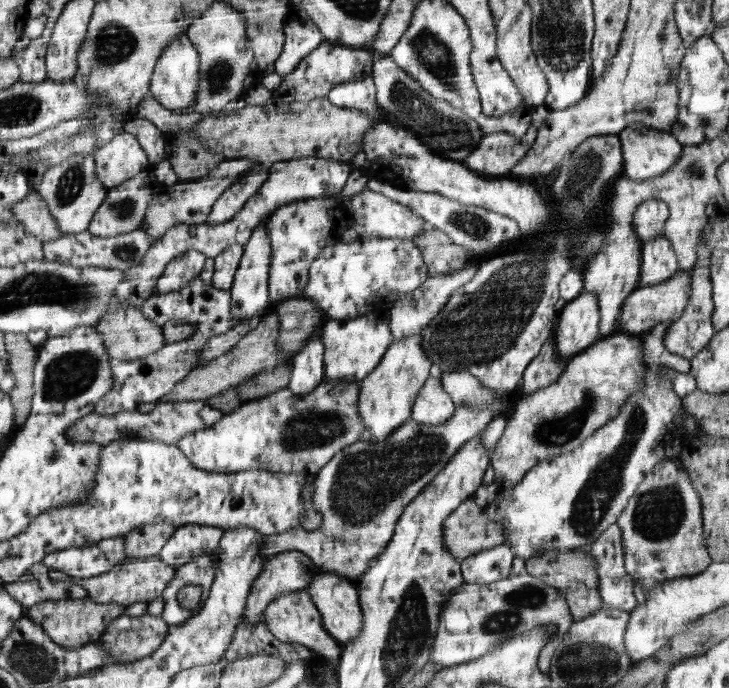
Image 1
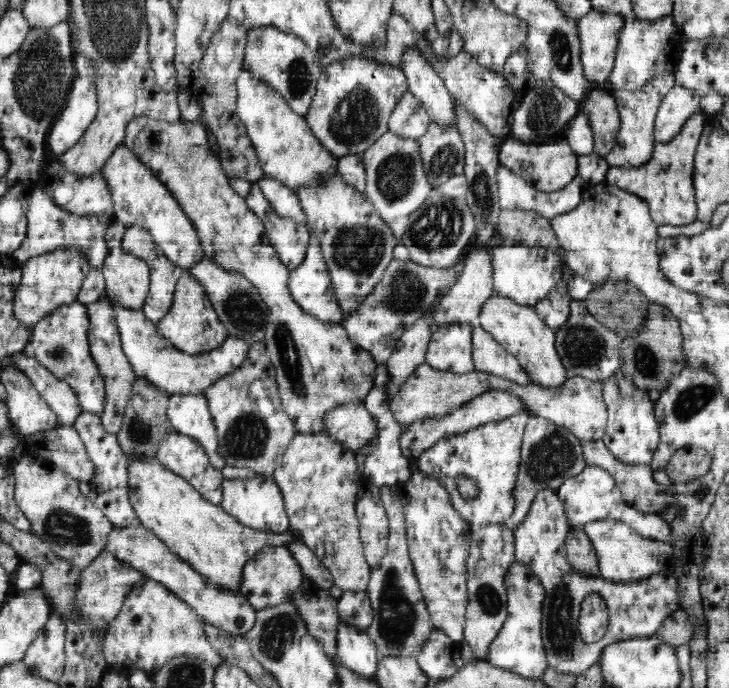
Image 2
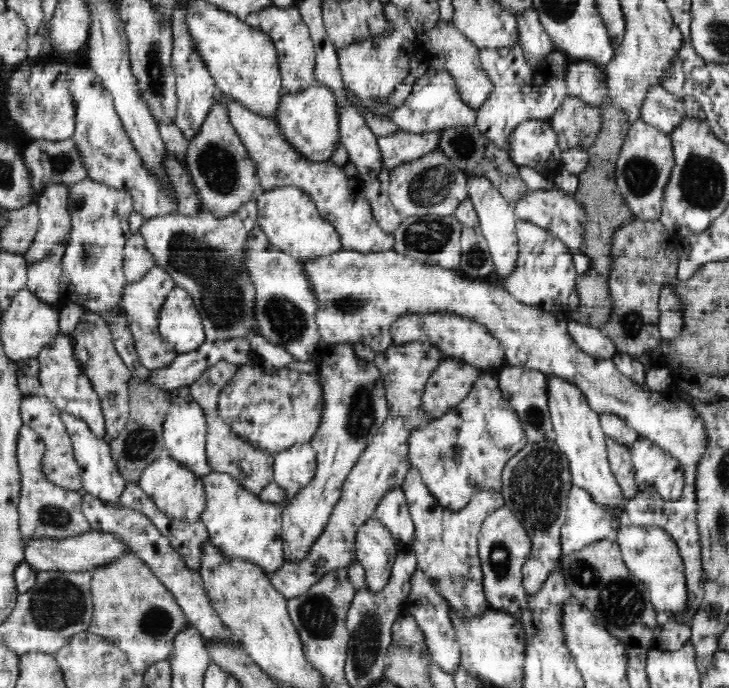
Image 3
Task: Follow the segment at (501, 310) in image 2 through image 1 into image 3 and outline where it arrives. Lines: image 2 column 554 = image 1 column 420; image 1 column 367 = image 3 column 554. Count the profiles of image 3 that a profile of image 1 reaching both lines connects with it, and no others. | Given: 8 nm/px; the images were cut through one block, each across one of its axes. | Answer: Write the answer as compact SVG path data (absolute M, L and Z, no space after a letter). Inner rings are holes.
M546 373L545 378L547 405L555 432L555 443L557 448L562 449L568 457L573 486L586 489L588 494L592 495L592 500L598 501L601 505L614 505L616 509L622 509L624 512L627 499L623 497L619 483L612 476L607 459L606 436L599 421L599 414L590 408L584 393L578 386L562 377L552 376L552 373Z

